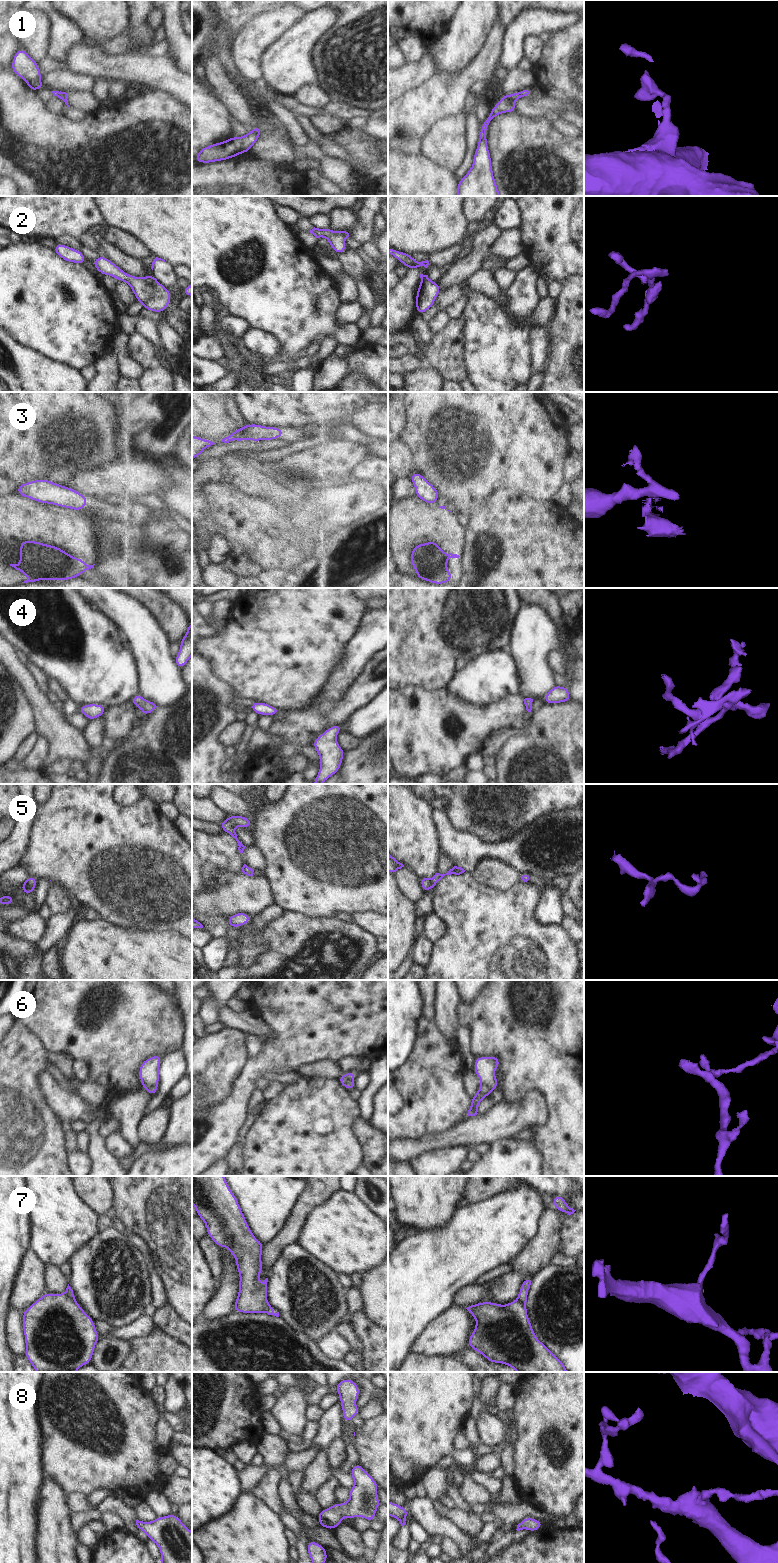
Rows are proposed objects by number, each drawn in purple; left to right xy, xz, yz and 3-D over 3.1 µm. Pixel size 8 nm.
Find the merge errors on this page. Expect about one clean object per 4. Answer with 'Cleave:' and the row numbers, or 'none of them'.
Cleave: 2, 3, 6, 7

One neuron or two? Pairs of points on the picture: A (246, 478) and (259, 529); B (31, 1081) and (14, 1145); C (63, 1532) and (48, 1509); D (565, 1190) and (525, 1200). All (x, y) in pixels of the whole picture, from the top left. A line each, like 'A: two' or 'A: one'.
A: two
B: one
C: one
D: two

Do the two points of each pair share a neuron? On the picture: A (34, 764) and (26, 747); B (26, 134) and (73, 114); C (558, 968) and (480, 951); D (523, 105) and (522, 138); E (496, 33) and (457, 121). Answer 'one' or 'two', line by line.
A: two
B: two
C: one
D: two
E: two

